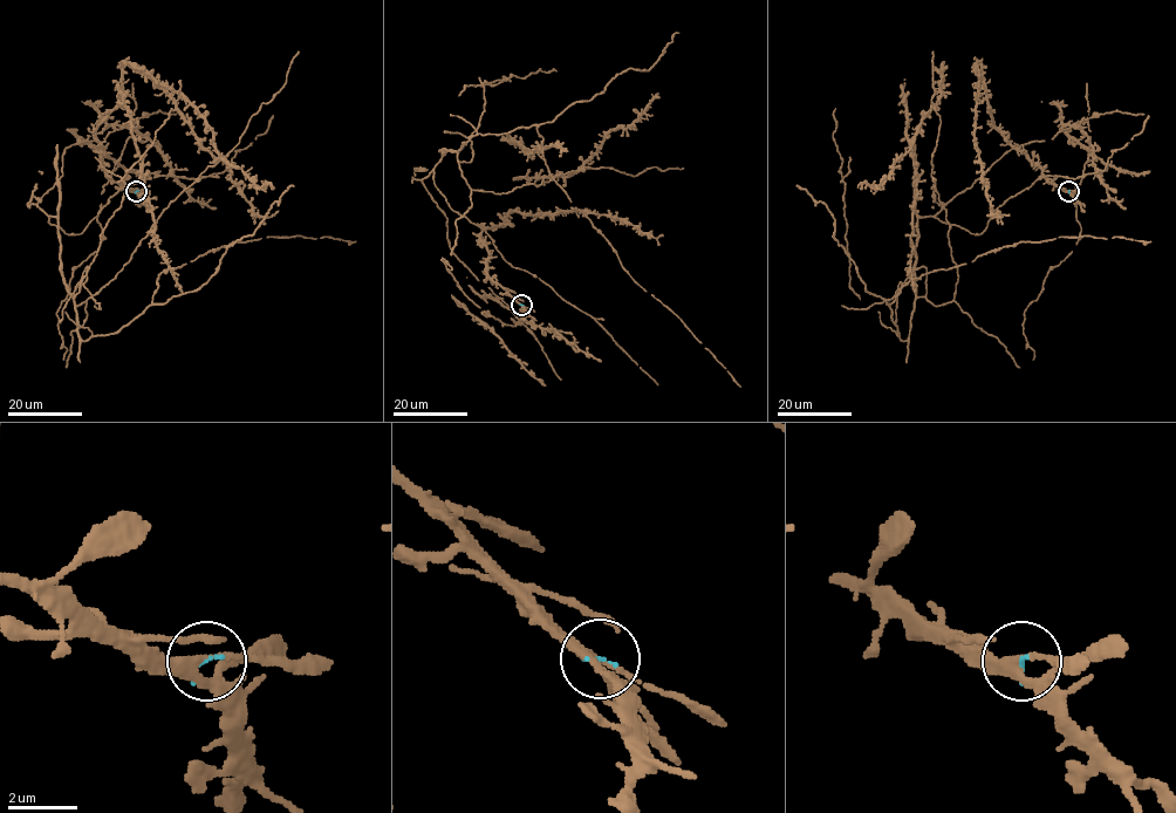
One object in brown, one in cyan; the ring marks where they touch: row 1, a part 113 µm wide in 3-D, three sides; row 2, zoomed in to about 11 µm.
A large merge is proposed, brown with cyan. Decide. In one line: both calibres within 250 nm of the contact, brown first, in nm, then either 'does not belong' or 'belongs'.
260/80 nm | belongs

